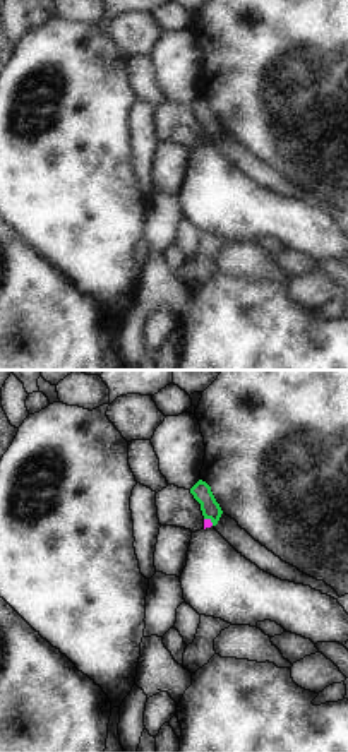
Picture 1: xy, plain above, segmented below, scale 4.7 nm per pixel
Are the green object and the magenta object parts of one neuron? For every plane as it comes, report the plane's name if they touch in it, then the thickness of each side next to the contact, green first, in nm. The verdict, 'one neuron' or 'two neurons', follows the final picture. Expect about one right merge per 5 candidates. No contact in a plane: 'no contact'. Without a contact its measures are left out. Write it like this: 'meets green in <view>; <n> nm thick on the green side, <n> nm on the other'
meets green in xy; 90 nm thick on the green side, 40 nm on the other

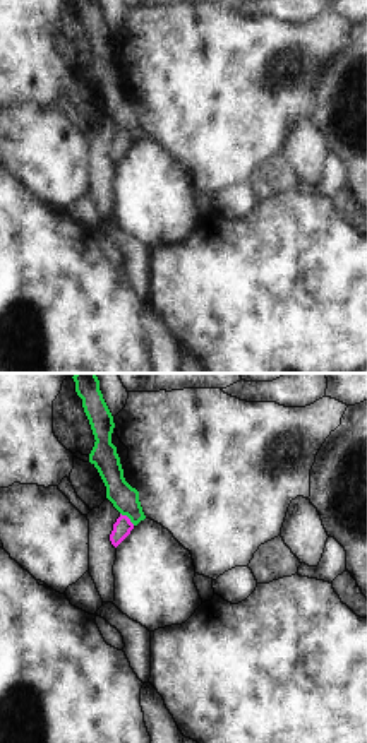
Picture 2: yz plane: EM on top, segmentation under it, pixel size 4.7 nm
meets green in yz; 130 nm thick on the green side, 90 nm on the other

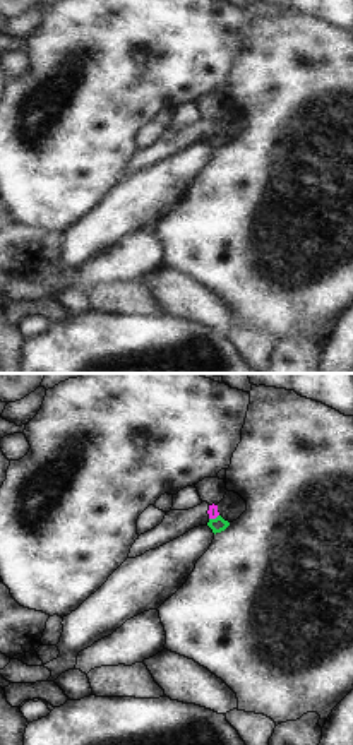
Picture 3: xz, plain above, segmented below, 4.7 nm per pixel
meets green in xz; 70 nm thick on the green side, 50 nm on the other

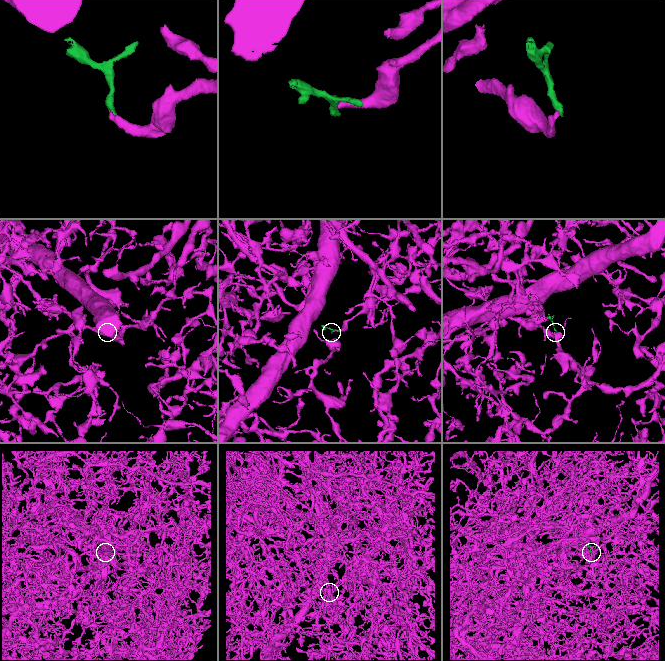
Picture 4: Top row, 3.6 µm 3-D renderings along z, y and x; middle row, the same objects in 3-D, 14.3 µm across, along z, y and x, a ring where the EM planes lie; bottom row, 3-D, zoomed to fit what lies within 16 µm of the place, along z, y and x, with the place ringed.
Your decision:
two neurons

